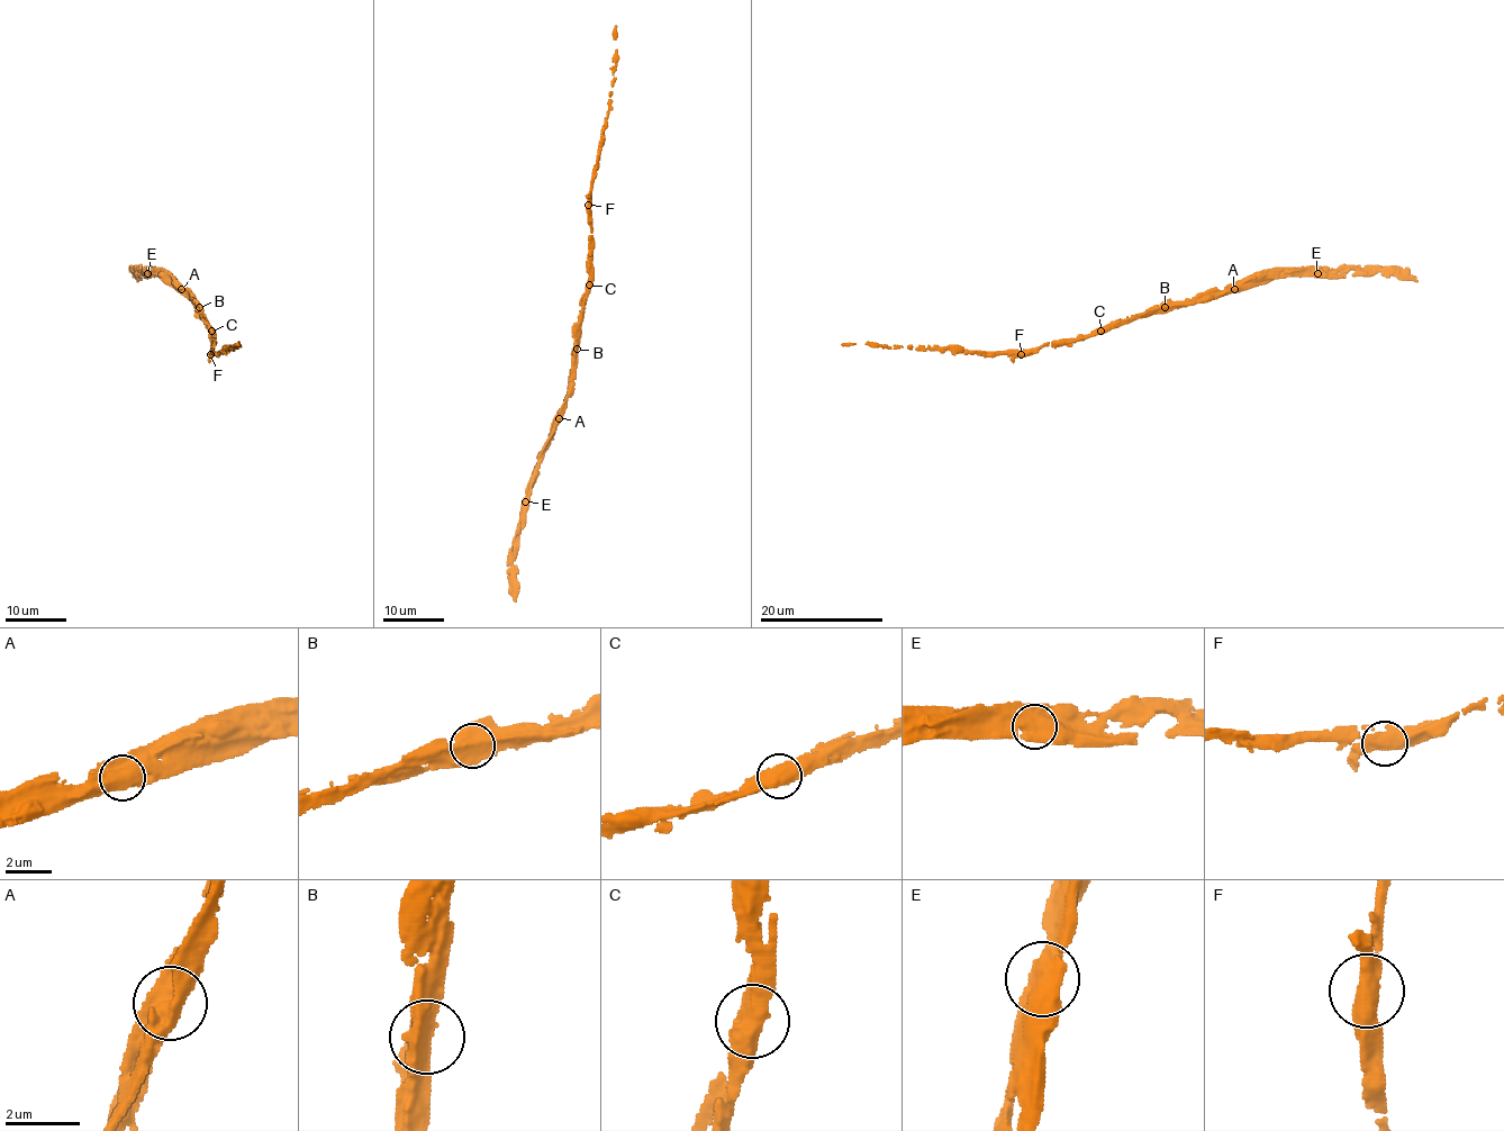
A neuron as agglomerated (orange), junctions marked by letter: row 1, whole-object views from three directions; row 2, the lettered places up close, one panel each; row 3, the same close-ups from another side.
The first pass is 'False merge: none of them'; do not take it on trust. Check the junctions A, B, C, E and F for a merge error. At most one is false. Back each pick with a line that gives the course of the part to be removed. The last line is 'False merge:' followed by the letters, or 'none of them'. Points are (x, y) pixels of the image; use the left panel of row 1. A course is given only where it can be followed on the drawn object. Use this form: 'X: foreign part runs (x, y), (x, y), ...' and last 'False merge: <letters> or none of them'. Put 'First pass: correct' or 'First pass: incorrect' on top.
First pass: correct
False merge: none of them

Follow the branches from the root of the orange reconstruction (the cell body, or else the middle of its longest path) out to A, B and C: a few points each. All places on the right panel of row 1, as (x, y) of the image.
A: (1135, 316), (1210, 301), (1234, 289)
B: (1135, 316), (1160, 311), (1165, 307)
C: (1135, 316), (1113, 320), (1101, 331)

